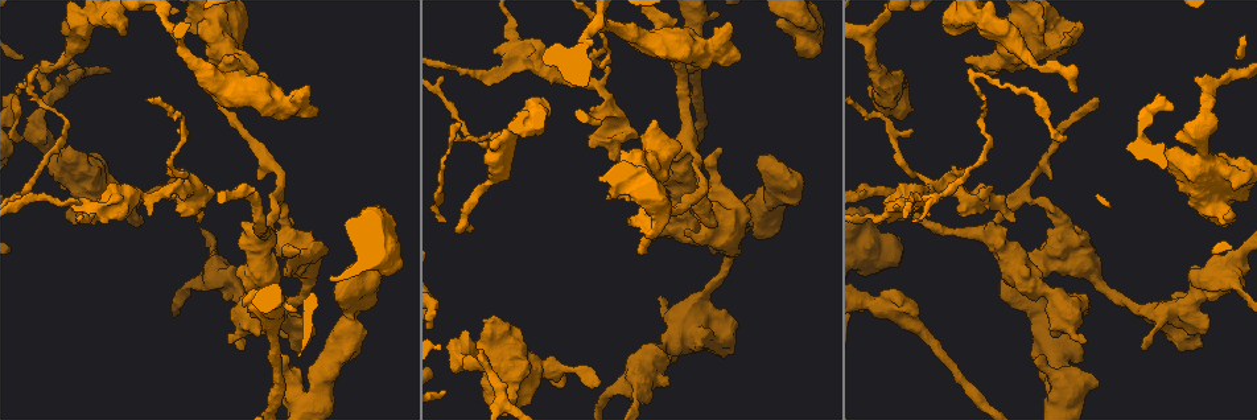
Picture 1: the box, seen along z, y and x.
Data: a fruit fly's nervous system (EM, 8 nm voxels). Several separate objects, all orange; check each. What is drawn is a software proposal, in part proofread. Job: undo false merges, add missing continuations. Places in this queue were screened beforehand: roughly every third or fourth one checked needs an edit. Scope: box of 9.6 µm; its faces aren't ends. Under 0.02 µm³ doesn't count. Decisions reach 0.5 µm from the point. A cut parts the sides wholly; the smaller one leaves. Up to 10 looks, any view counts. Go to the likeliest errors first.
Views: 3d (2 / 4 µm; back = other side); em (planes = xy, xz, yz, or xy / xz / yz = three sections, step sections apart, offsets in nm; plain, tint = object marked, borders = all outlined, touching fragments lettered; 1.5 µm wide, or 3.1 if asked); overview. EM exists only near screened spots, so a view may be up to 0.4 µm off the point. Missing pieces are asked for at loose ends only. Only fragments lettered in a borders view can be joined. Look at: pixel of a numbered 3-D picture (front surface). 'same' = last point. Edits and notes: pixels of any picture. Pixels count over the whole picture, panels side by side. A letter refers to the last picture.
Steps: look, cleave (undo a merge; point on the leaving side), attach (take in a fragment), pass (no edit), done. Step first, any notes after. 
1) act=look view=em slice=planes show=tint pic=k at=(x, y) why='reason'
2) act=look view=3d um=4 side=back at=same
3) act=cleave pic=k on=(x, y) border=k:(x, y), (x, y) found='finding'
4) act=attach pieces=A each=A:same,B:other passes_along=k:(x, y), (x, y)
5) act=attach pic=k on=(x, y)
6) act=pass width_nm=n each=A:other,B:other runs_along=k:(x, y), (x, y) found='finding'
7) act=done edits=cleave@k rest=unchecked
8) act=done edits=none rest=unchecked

act=look view=3d um=4 side=back pic=1 at=(716, 252)

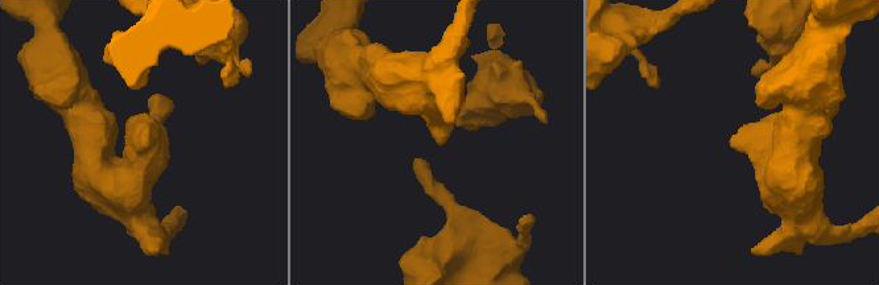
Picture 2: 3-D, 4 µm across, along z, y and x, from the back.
act=look view=em slice=planes show=borders pic=2 at=(440, 142)

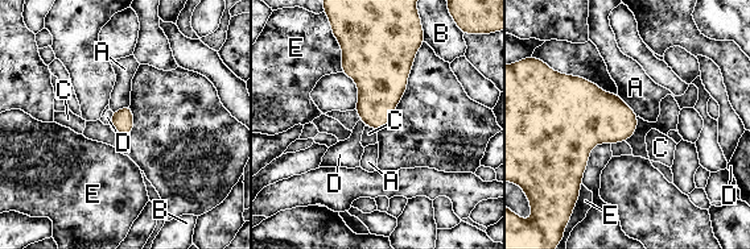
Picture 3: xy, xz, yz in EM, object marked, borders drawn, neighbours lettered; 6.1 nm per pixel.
act=pass each=A:other,B:other,C:other,D:other,E:other border=3:(366, 125), (376, 131) found='no lettered fragment goes on from it'

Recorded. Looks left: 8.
act=look view=3d um=2 pic=1 at=(40, 116) why='sudden change in width'

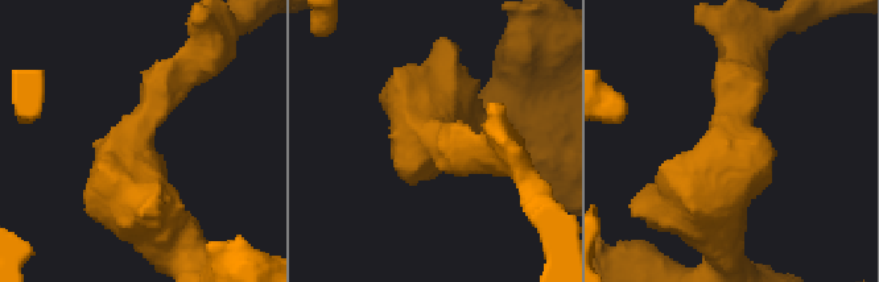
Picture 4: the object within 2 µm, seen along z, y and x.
act=look view=em slice=planes show=borders pic=4 at=(728, 131) arm_widths_nm=240,340 why='now the EM'

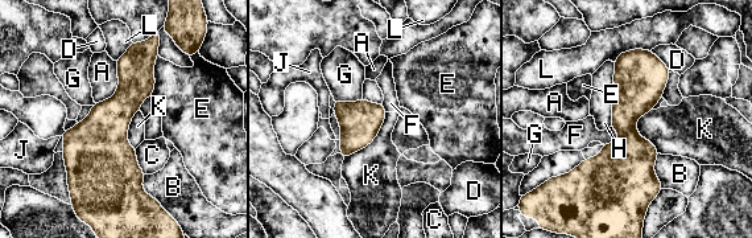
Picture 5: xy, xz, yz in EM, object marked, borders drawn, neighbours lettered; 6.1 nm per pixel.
act=pass each=A:other,B:other,C:other,D:other,E:other,F:other,G:other,H:other,J:other,K:other,L:other border=5:(362, 97), (354, 102), (334, 101) found='one neuron here'

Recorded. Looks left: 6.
act=look view=3d um=2 pic=1 at=(601, 67) why='thin end'

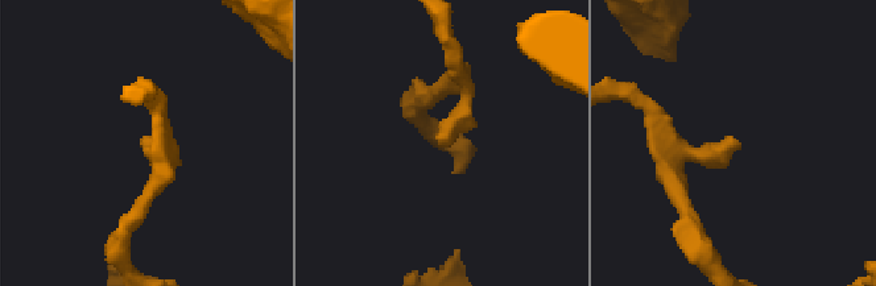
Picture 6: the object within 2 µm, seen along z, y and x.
act=look view=em slice=xy step=4 show=borders pic=6 at=(146, 141)

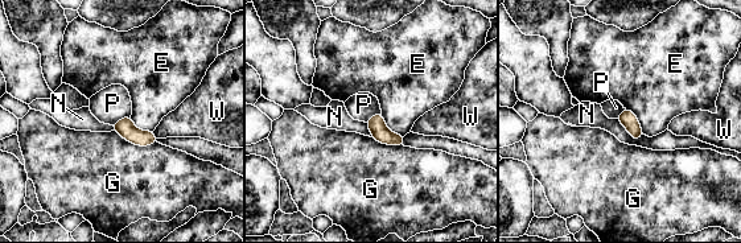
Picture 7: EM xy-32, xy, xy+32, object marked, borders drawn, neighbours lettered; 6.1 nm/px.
act=look view=em slice=planes show=borders at=same

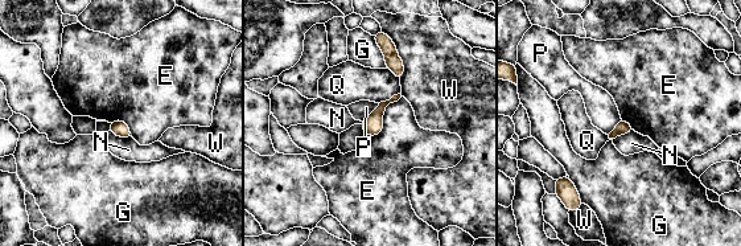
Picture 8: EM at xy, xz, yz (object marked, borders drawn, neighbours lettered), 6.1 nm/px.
act=pass width_nm=80 each=E:other,G:other,N:other,P:other,Q:other,W:other border=8:(402, 97), (365, 135) found='no lettered fragment goes on from it'

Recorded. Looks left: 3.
act=look view=3d um=4 side=back pic=1 at=(797, 204) why='branch stops here'

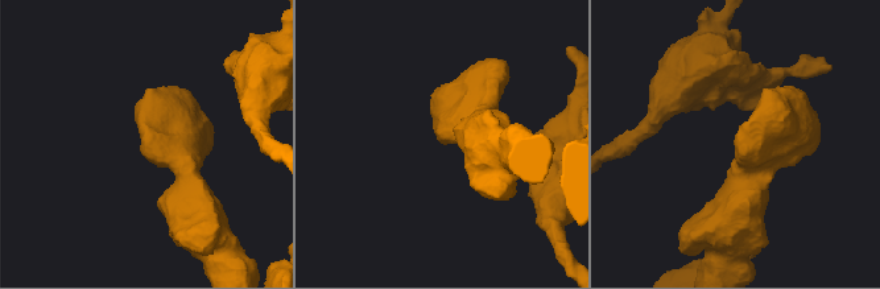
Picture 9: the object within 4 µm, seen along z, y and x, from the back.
act=look view=em slice=planes show=borders pic=9 at=(144, 135) why='need the tissue'

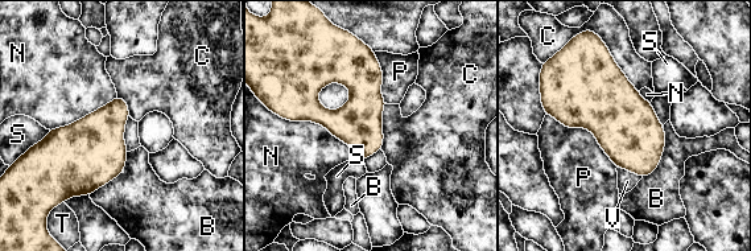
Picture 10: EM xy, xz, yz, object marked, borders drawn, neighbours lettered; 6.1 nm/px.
act=pass each=B:other,C:other,N:other,P:other,S:other,T:other,V:other border=10:(601, 38), (615, 64), (638, 91) found='no lettered fragment goes on from it'

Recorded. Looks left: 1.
act=done edits=none rest=unchecked

